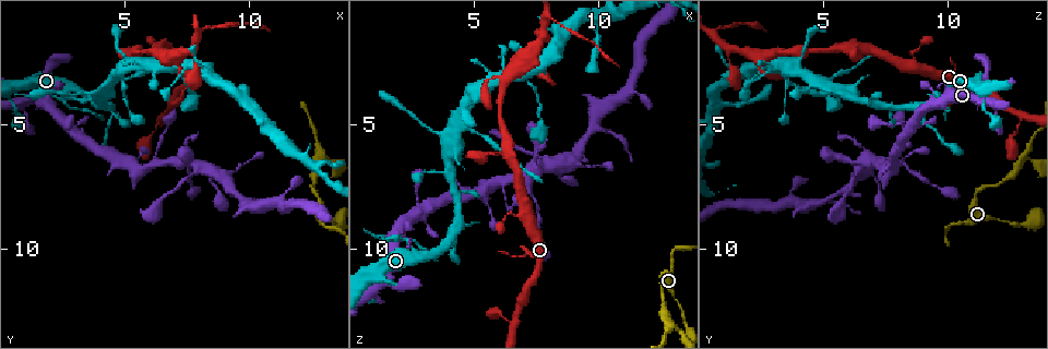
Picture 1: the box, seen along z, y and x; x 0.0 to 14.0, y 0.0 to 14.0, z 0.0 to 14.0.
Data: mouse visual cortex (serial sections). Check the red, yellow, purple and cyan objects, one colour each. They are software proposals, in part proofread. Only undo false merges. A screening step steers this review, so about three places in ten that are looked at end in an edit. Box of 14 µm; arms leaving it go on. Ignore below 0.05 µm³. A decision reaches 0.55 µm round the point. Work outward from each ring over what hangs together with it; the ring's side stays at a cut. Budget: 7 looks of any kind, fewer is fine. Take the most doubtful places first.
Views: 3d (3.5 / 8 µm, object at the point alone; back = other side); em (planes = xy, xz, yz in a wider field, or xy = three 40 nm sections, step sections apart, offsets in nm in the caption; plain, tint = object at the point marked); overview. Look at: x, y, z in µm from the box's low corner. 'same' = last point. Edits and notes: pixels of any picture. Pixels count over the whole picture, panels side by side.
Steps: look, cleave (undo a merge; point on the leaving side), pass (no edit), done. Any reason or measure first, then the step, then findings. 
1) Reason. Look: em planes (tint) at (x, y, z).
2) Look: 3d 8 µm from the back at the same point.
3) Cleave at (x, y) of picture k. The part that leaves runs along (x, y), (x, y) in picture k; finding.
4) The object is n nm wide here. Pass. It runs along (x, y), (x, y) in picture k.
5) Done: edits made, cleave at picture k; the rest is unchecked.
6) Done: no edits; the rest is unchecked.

Calibre changes. Look: 3d 3.5 µm from the back at (5.4, 3.2, 5.5).

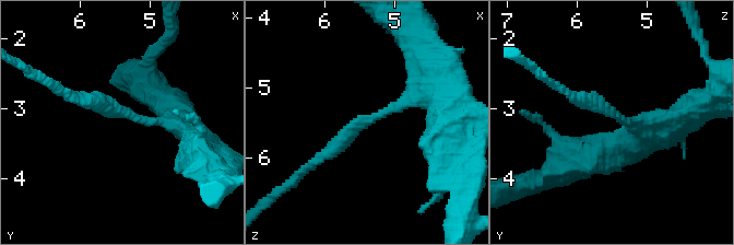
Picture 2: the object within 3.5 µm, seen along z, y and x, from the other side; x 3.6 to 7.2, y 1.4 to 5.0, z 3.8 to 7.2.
The arms are 200, 300 nm wide. Look: em xy step 3 (tint) at (5.30, 3.10, 5.45).

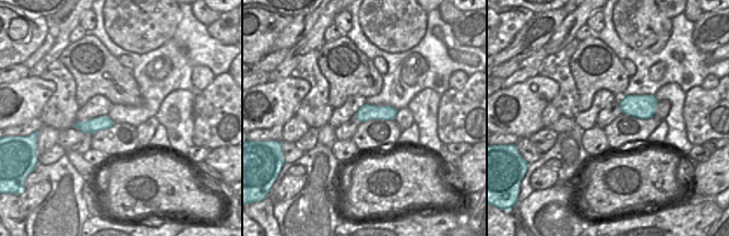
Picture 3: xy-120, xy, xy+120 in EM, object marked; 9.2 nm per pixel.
Pass. Continuous, no second cell.

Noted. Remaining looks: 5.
Three arms meet. Look: em xy step 1 (tint) at (12.8, 6.3, 13.1).

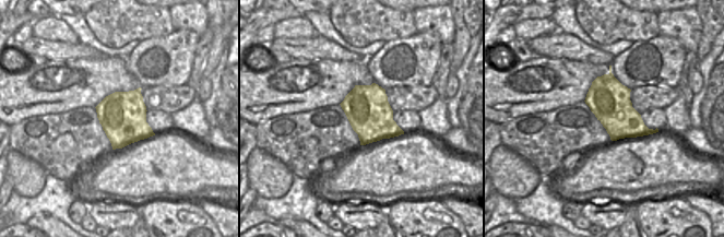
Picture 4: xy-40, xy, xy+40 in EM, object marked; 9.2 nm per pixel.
Look: 3d 3.5 µm at the same point.

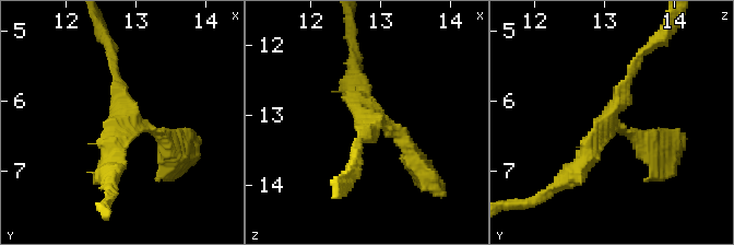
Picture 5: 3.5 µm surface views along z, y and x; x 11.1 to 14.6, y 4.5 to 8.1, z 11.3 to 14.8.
The object is 400 nm wide here. Pass. It runs along (353, 80), (366, 116), (416, 161) in picture 5; one cell here.

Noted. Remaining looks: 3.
Three arms meet. Look: 3d 3.5 µm at (7.7, 1.9, 1.3).

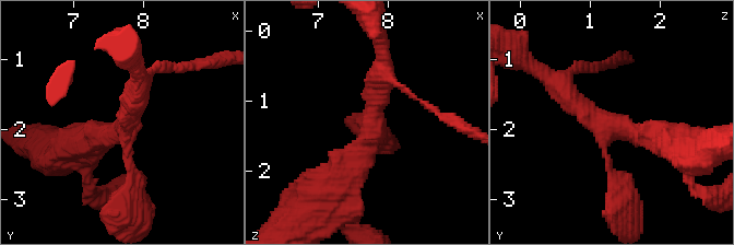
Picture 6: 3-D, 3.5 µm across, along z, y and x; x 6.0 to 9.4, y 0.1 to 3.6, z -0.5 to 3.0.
Look: em xy step 1 (tint) at (7.80, 1.95, 1.25).

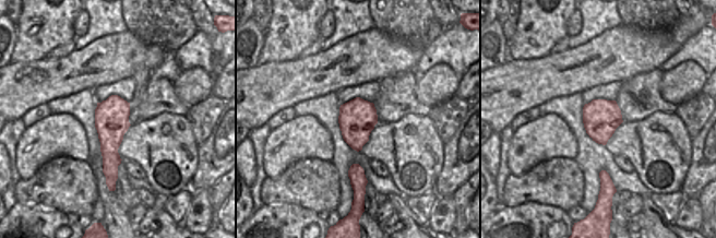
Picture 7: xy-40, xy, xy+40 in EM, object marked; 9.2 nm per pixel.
The arms are 100, 350, 400 nm wide. Pass. It runs along (664, 139), (592, 118), (567, 78) in picture 6; one cell here.

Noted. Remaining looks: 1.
Done: no edits; the rest is unchecked.

